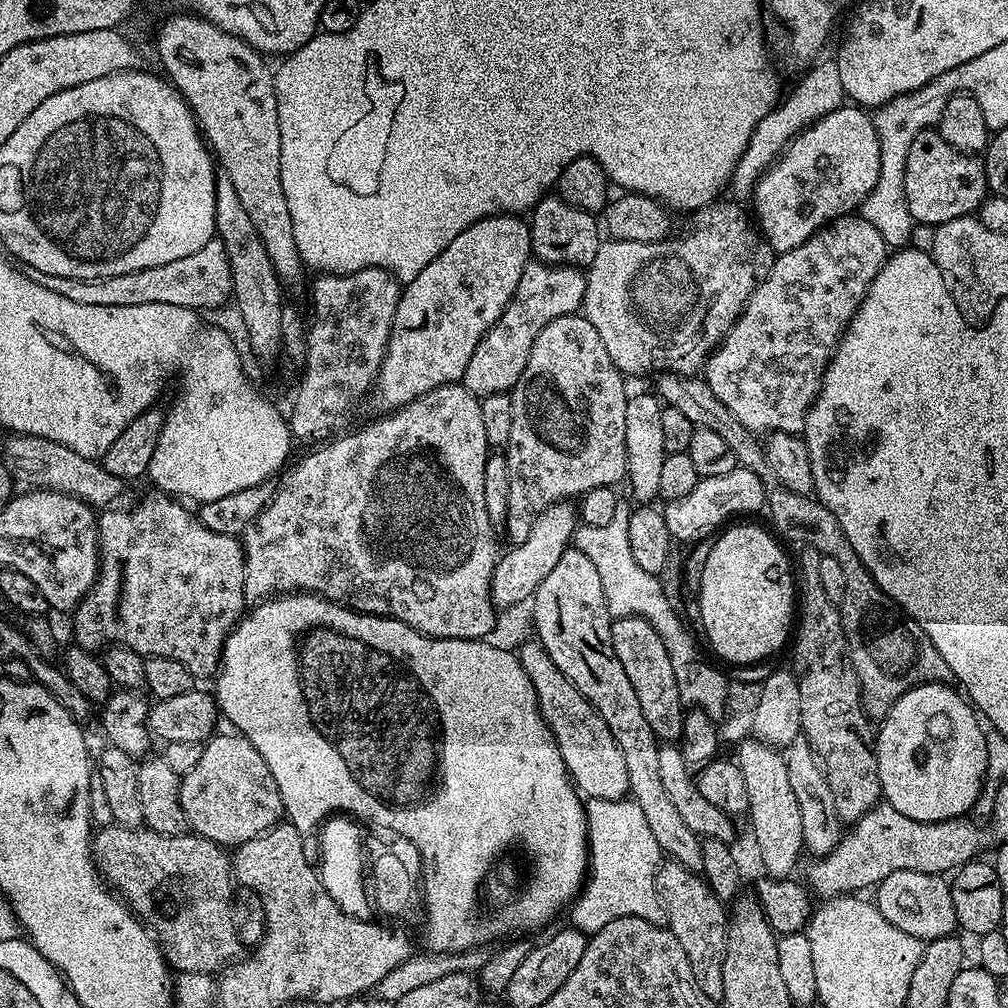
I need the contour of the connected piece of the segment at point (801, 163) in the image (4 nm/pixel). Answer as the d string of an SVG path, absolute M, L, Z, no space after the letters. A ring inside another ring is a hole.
M859 106L840 107L797 133L779 159L761 174L750 199L751 206L756 207L759 231L772 251L779 254L794 250L831 220L855 213L878 182L879 164L880 143L876 127L872 116Z

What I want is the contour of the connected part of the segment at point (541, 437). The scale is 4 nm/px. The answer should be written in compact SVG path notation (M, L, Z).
M583 314L554 318L554 322L547 324L542 330L542 334L538 334L538 338L534 338L534 346L530 346L530 358L526 358L526 370L522 370L522 378L518 378L518 382L510 393L514 402L514 423L506 445L506 455L510 466L510 502L506 510L506 522L502 528L503 531L508 531L513 545L526 542L527 536L530 535L530 528L534 526L538 516L552 504L559 504L569 498L579 498L591 488L619 485L619 480L621 483L627 477L626 402L630 392L629 389L624 389L624 383L626 383L625 377L614 366L614 362L610 362L610 354L606 354L606 346L602 346L602 338L598 338L598 330L594 330L594 326L590 326L590 322Z

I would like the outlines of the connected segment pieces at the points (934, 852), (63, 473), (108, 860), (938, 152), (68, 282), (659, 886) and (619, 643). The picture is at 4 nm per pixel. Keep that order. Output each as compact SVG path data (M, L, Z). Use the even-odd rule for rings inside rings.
M886 802L875 804L841 835L830 854L811 861L807 887L817 897L831 898L864 890L860 888L871 889L898 870L914 870L922 874L951 873L981 855L984 832L970 821L961 818L929 824L914 822L906 818L906 814L898 814L898 810Z
M12 434L4 444L2 462L12 471L13 477L24 486L48 488L52 492L65 492L91 504L97 510L107 509L124 492L125 477L110 474L103 463L74 454L70 446L62 446L41 436L21 436Z
M111 823L101 827L94 836L94 859L101 877L106 881L109 888L115 890L120 899L125 901L133 913L154 933L157 941L162 945L165 953L171 957L170 964L177 973L182 972L206 972L209 974L219 973L228 967L241 955L240 932L236 929L236 908L232 905L232 884L234 885L234 873L232 871L232 856L221 845L210 842L204 836L195 834L181 834L179 836L167 836L158 834L147 826L127 828L118 823Z
M936 130L920 132L918 138L910 142L910 154L906 154L905 188L908 212L913 221L933 226L973 215L990 192L981 157L954 150L954 146Z
M219 238L206 242L206 246L202 246L202 250L194 250L194 254L186 254L186 258L166 262L166 266L150 266L146 270L97 280L58 278L54 274L46 274L39 277L39 282L46 286L46 290L54 290L54 294L62 294L62 298L70 298L70 302L82 302L82 306L165 304L203 310L220 308L224 303L229 303L232 290L230 258L226 258L226 246Z
M675 862L661 863L656 871L656 889L658 898L666 910L667 927L682 942L682 950L686 950L686 958L690 958L690 970L694 974L694 982L711 1000L722 999L722 964L726 958L726 938L728 937L728 916L726 915L725 901L720 900L712 893L712 887L699 871L687 868Z
M622 616L612 621L612 645L614 654L618 654L618 662L622 662L622 670L626 670L626 678L630 678L630 686L634 686L634 694L638 694L642 715L650 722L650 730L654 730L657 741L679 741L686 708L680 702L674 666L670 666L670 654L666 654L658 630L641 616Z

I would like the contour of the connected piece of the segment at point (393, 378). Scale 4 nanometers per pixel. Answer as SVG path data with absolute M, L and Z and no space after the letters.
M519 215L488 216L474 222L418 278L403 285L398 310L394 310L392 333L384 351L384 361L380 373L376 375L374 391L371 393L372 404L377 413L387 414L406 406L411 400L417 400L432 388L443 384L455 384L463 381L464 371L478 342L502 318L502 310L514 299L514 290L518 290L518 278L522 270L533 259L532 234L527 223Z

